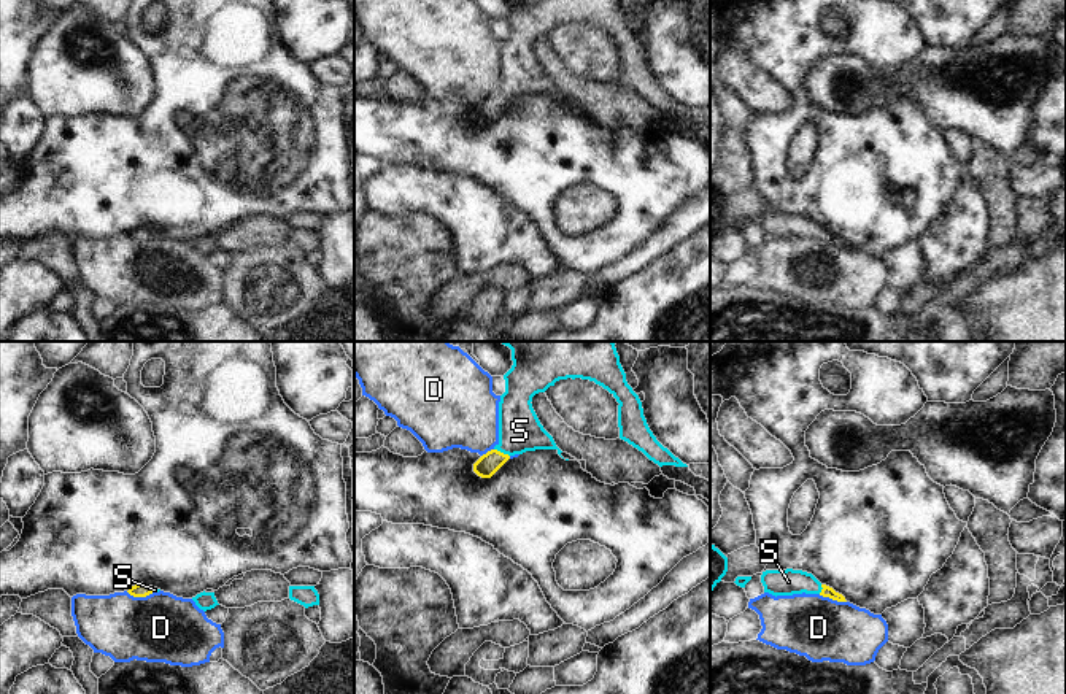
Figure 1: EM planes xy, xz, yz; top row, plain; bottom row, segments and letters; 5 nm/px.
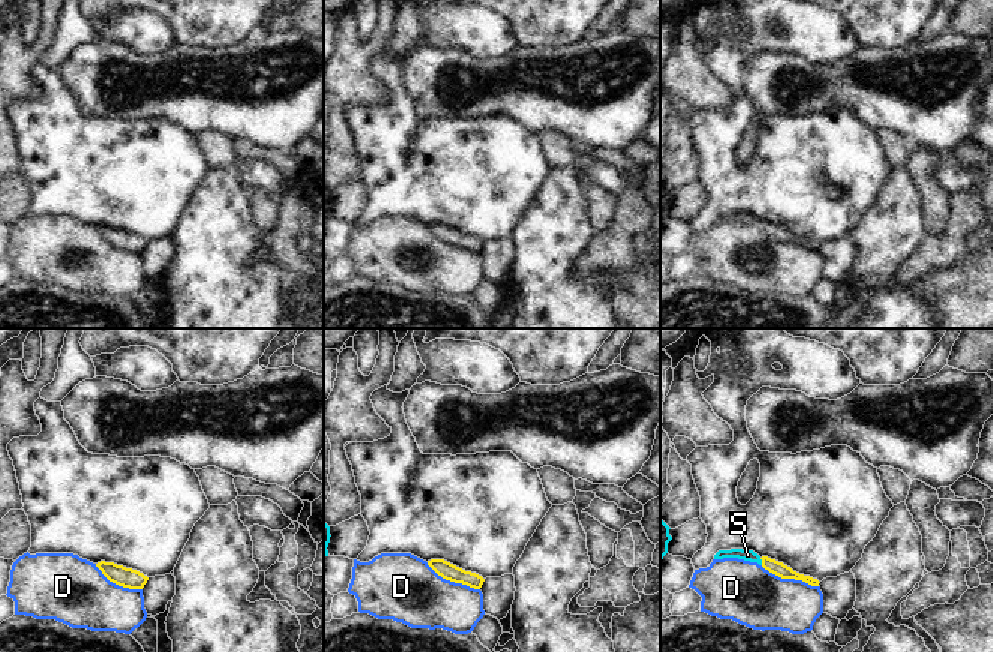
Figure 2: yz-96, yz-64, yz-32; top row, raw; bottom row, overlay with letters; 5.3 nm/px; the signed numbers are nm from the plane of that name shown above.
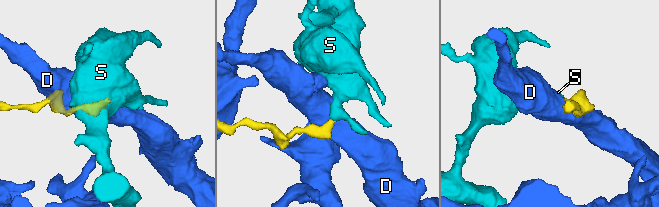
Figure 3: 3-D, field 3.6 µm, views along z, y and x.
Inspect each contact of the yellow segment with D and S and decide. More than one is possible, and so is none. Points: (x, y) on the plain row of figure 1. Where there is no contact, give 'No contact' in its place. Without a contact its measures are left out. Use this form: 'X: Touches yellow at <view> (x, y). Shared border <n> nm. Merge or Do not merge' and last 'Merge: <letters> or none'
D: Touches yellow at yz (833, 243). Shared border 150 nm. Do not merge
S: Touches yellow at xz (502, 97). Shared border 90 nm. Merge
Merge: S.

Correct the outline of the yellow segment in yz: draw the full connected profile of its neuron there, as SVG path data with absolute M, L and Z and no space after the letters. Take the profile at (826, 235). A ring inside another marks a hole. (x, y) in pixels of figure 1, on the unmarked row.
M766 214L761 219L764 237L772 240L793 240L793 238L820 238L837 246L847 246L845 241L832 232L821 229L812 218L802 214Z

